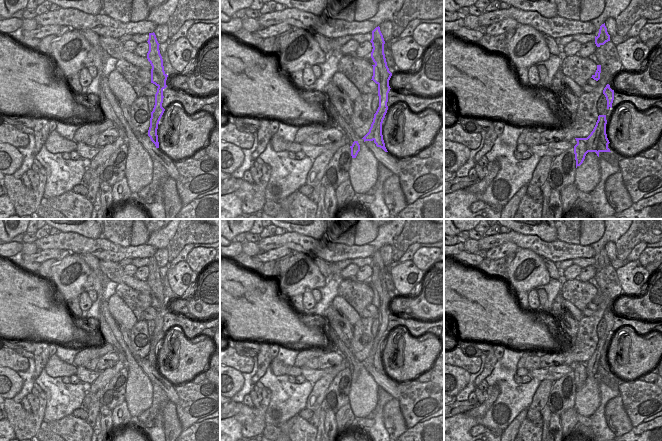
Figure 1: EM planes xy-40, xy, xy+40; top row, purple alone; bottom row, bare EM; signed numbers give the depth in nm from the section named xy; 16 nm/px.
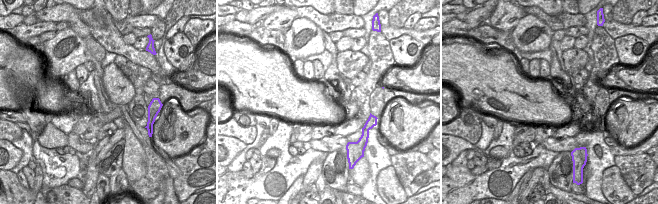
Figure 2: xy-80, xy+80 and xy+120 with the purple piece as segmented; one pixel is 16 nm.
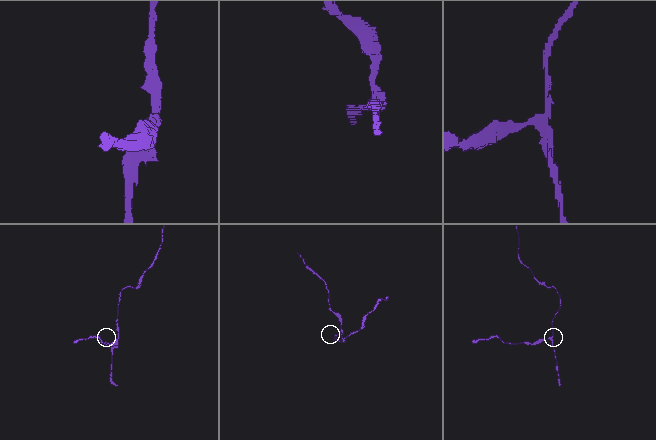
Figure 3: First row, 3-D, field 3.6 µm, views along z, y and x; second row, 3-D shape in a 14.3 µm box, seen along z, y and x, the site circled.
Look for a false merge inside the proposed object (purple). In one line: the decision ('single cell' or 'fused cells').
fused cells

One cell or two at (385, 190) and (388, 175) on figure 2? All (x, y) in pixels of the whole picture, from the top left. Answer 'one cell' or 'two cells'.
one cell

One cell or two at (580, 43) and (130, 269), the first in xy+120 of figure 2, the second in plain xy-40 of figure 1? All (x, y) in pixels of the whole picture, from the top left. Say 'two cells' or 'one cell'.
two cells

